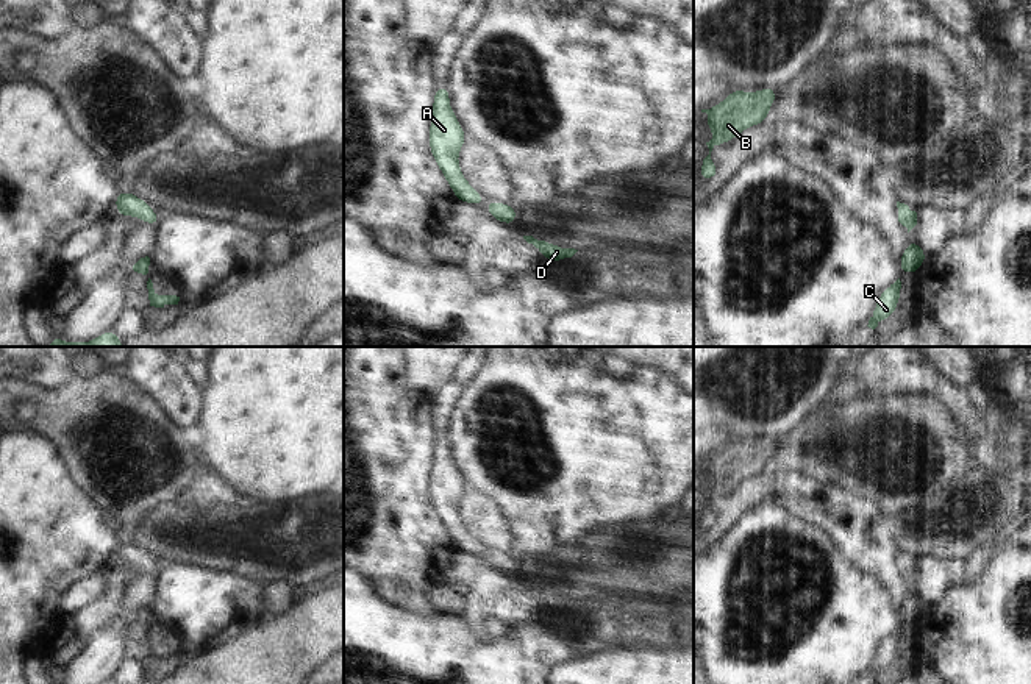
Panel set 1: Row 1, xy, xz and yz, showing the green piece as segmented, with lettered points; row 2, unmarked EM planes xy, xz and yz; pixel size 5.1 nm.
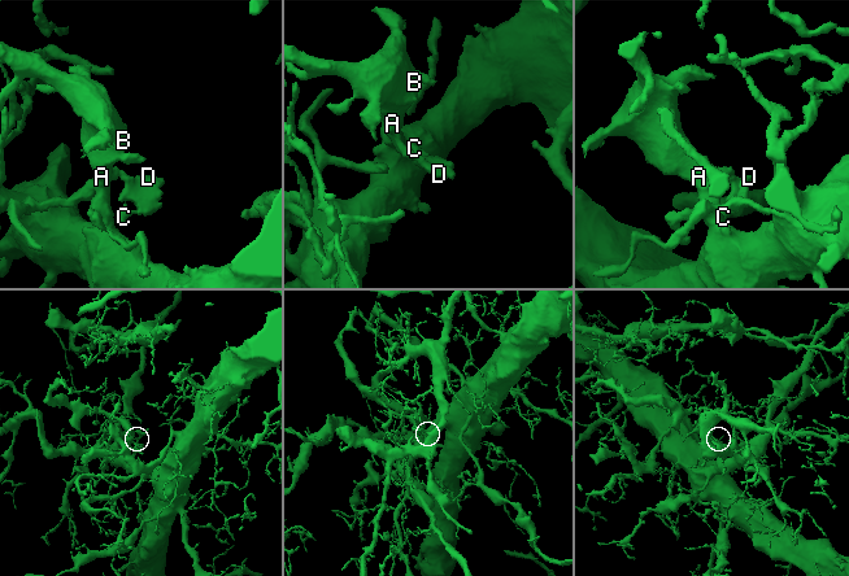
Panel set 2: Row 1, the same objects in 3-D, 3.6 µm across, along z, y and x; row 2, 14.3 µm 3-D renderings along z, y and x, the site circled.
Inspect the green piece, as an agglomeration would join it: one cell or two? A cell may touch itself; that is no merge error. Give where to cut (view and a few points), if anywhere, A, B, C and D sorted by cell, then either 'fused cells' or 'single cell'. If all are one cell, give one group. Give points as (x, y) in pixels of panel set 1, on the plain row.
cut none; groups A B C D; single cell

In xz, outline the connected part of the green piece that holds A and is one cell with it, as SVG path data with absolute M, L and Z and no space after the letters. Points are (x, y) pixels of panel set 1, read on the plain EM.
M448 436L434 439L428 495L455 548L469 554L484 554L487 564L506 576L516 573L519 564L509 553L489 551L486 554L483 545L462 525L458 504L466 489L467 484L450 458Z

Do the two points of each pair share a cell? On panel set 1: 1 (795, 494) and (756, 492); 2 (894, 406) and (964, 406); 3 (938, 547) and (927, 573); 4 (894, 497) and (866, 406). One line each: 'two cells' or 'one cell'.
1: two cells
2: two cells
3: two cells
4: one cell

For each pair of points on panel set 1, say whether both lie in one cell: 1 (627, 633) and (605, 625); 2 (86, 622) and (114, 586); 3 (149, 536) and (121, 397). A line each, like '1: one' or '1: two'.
1: one
2: one
3: two

